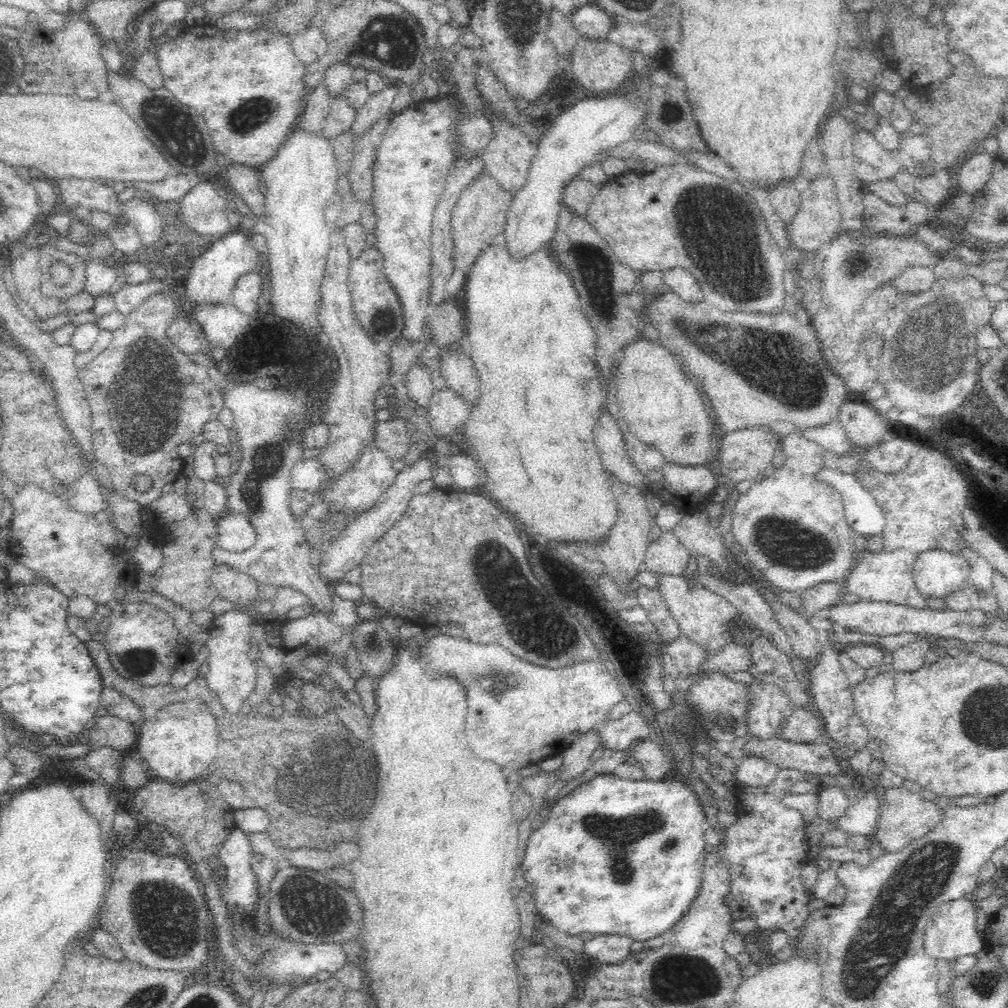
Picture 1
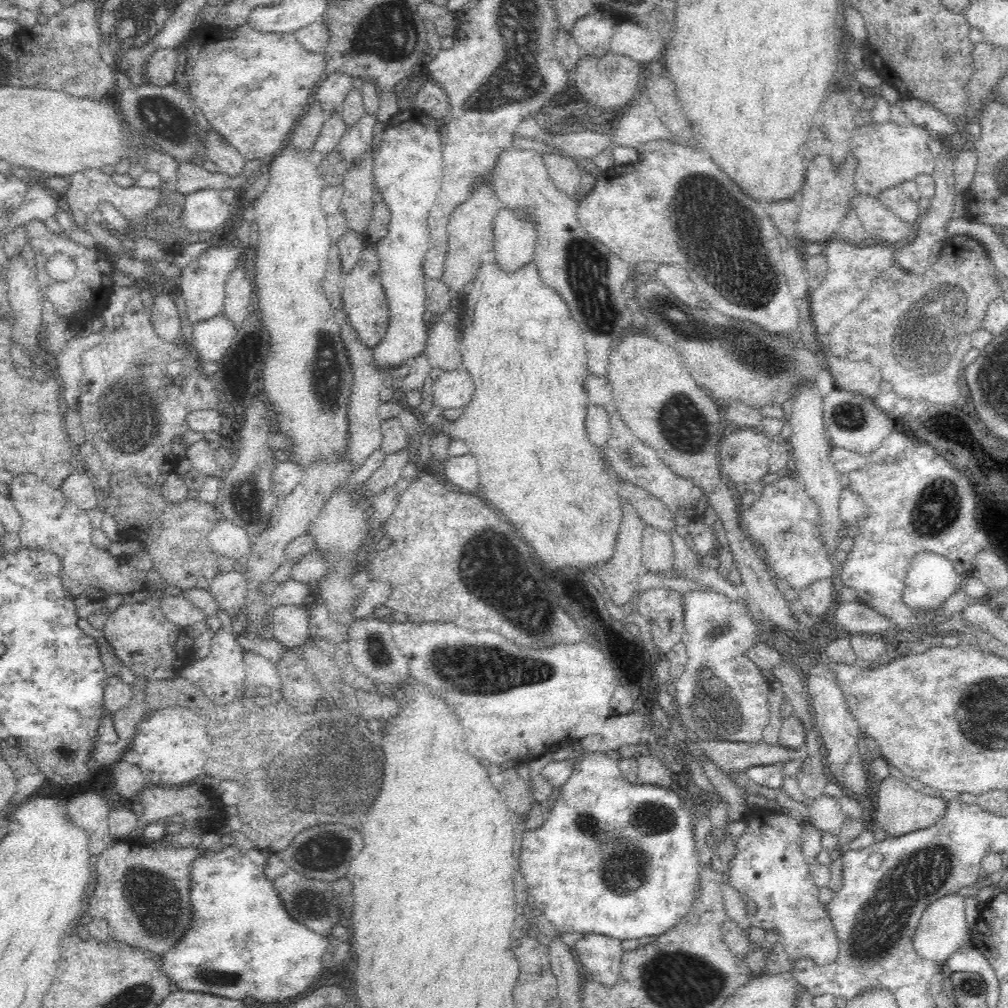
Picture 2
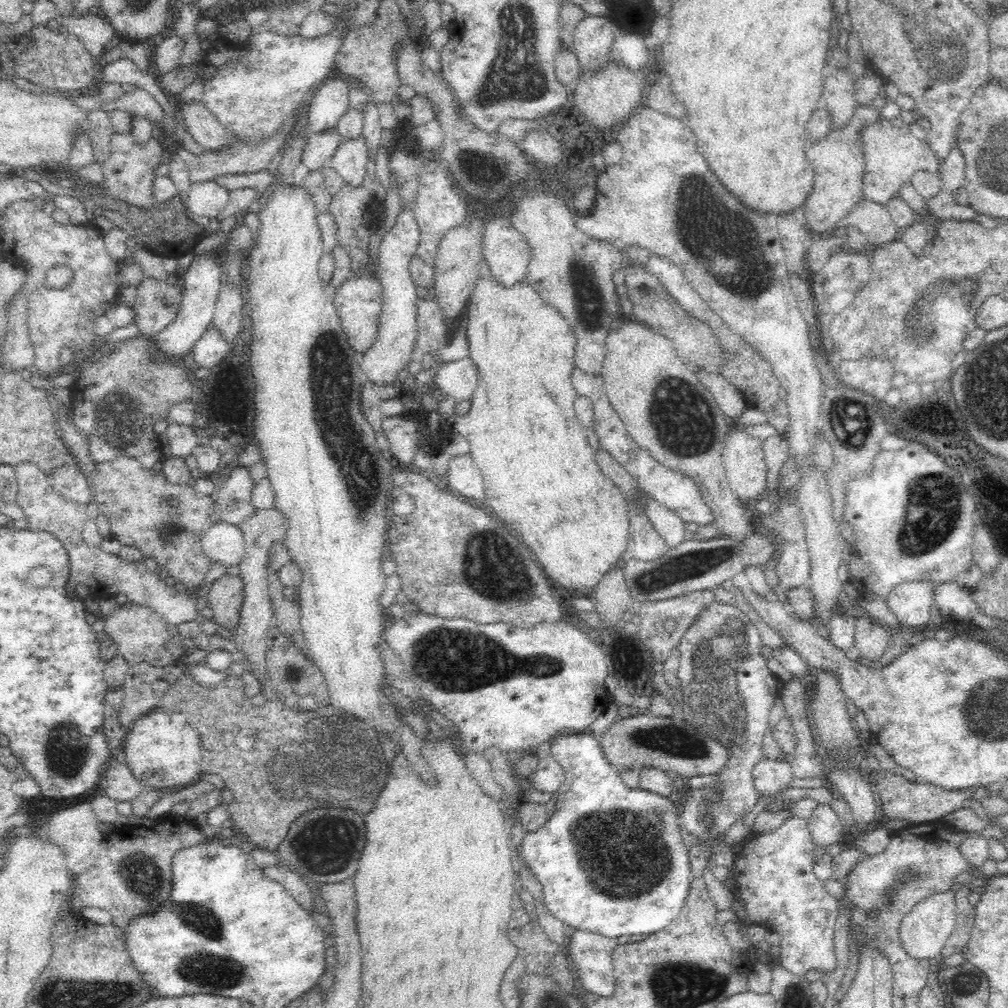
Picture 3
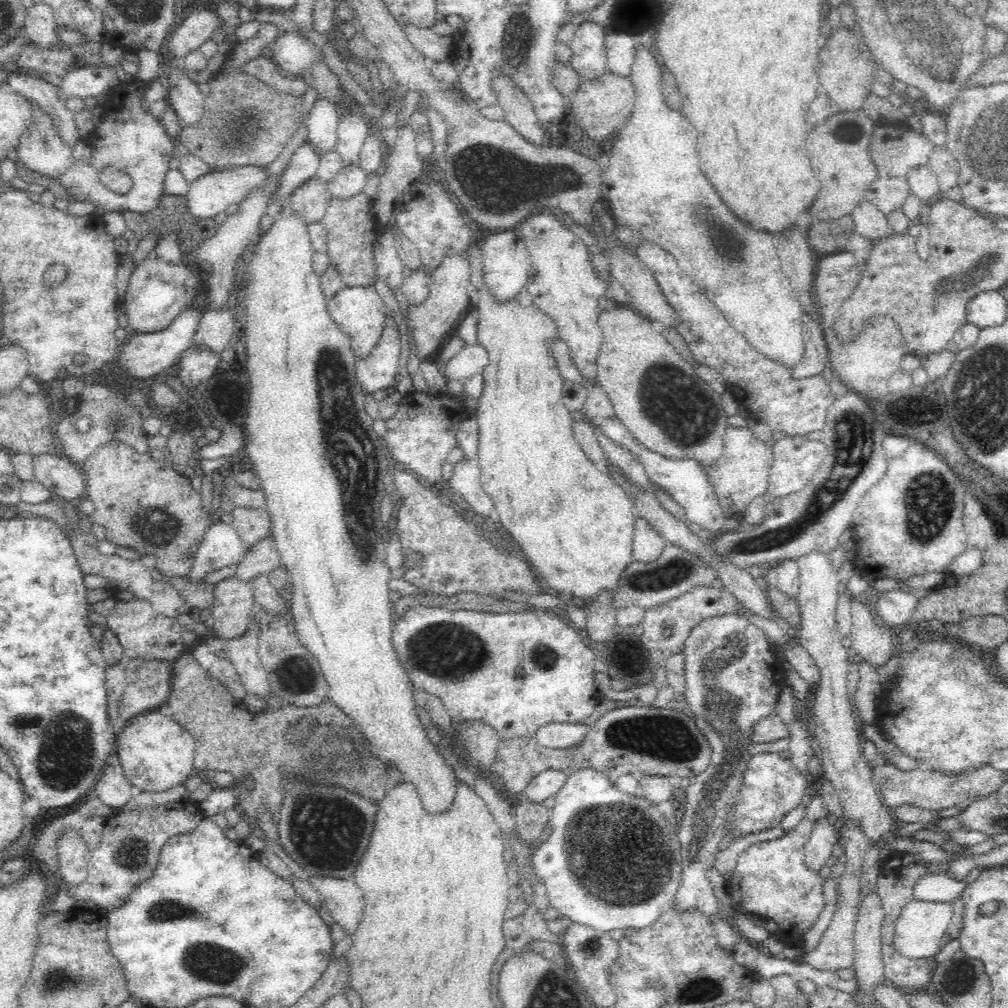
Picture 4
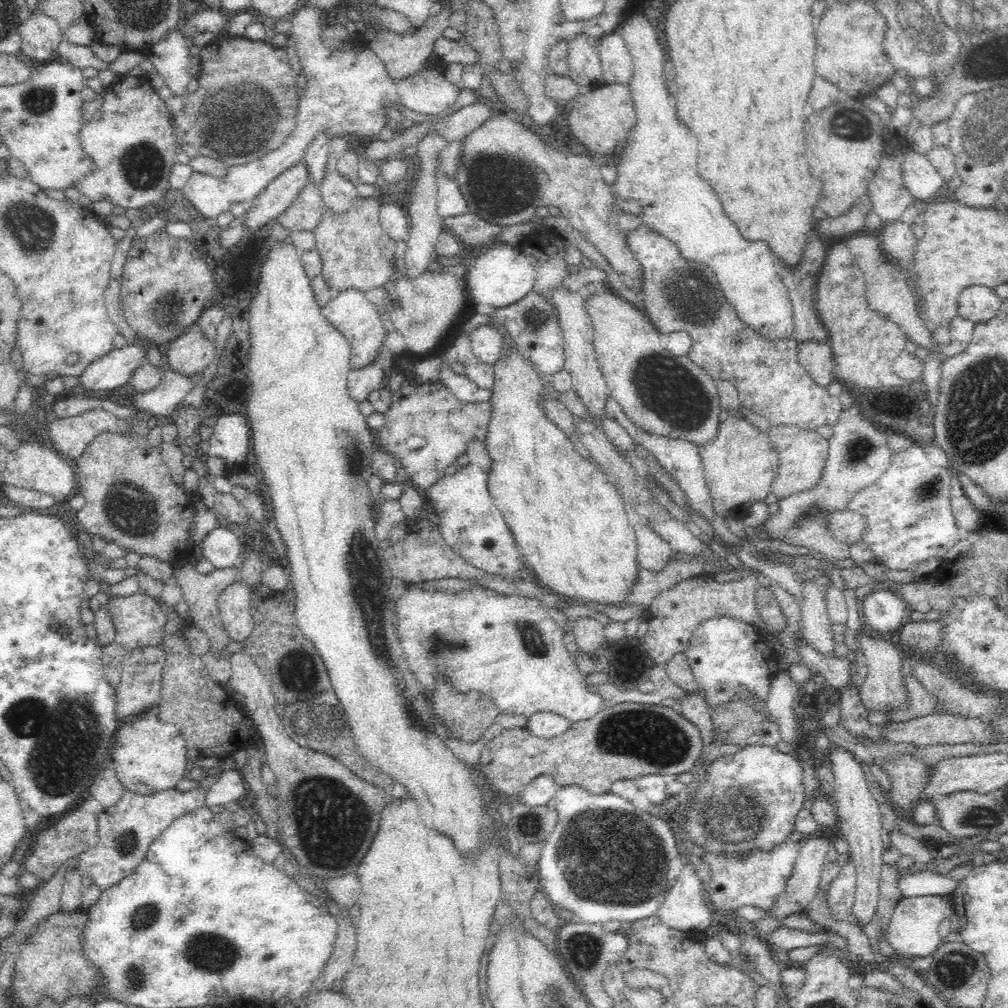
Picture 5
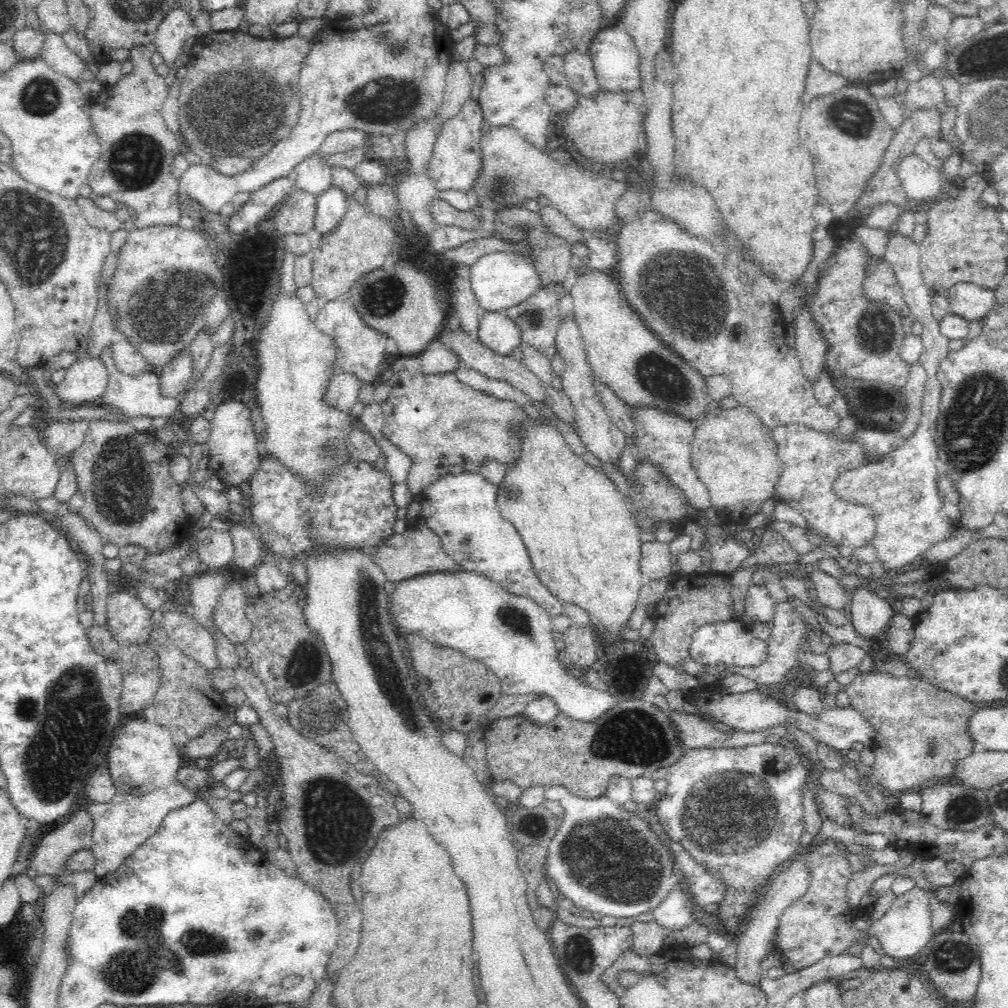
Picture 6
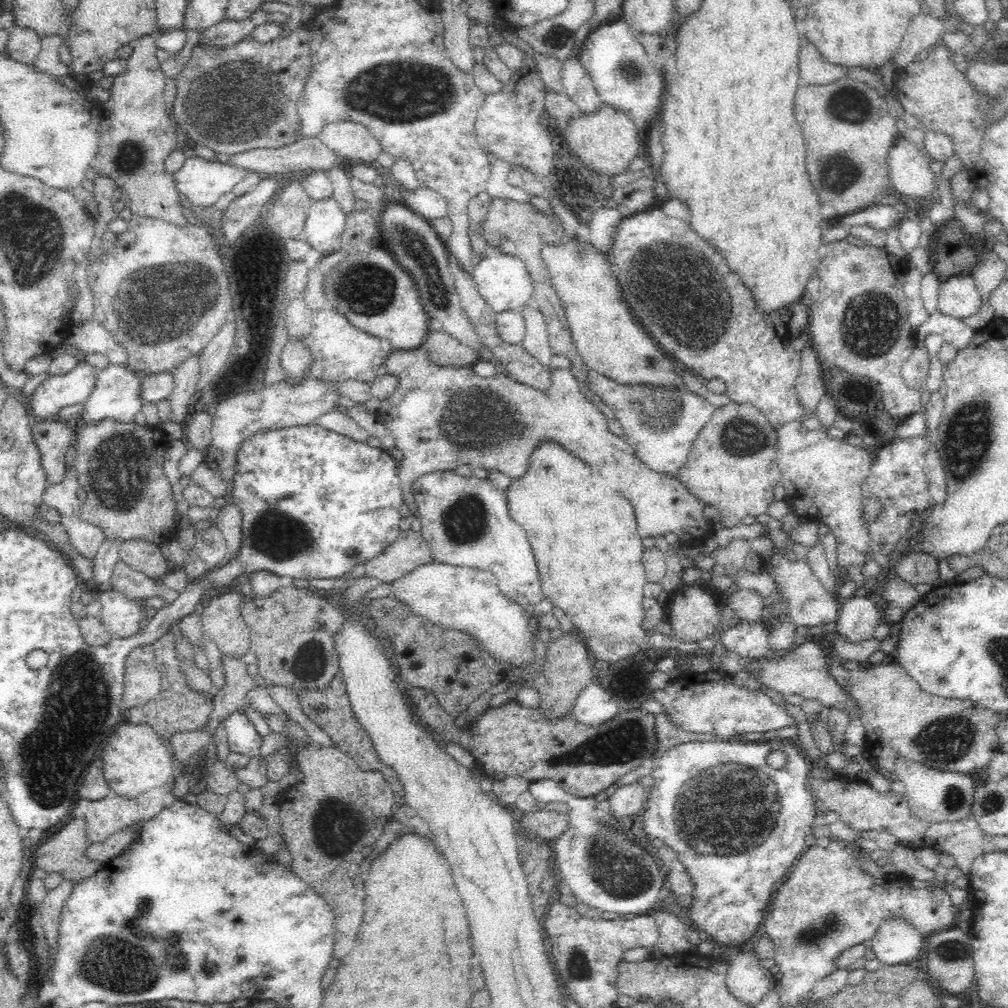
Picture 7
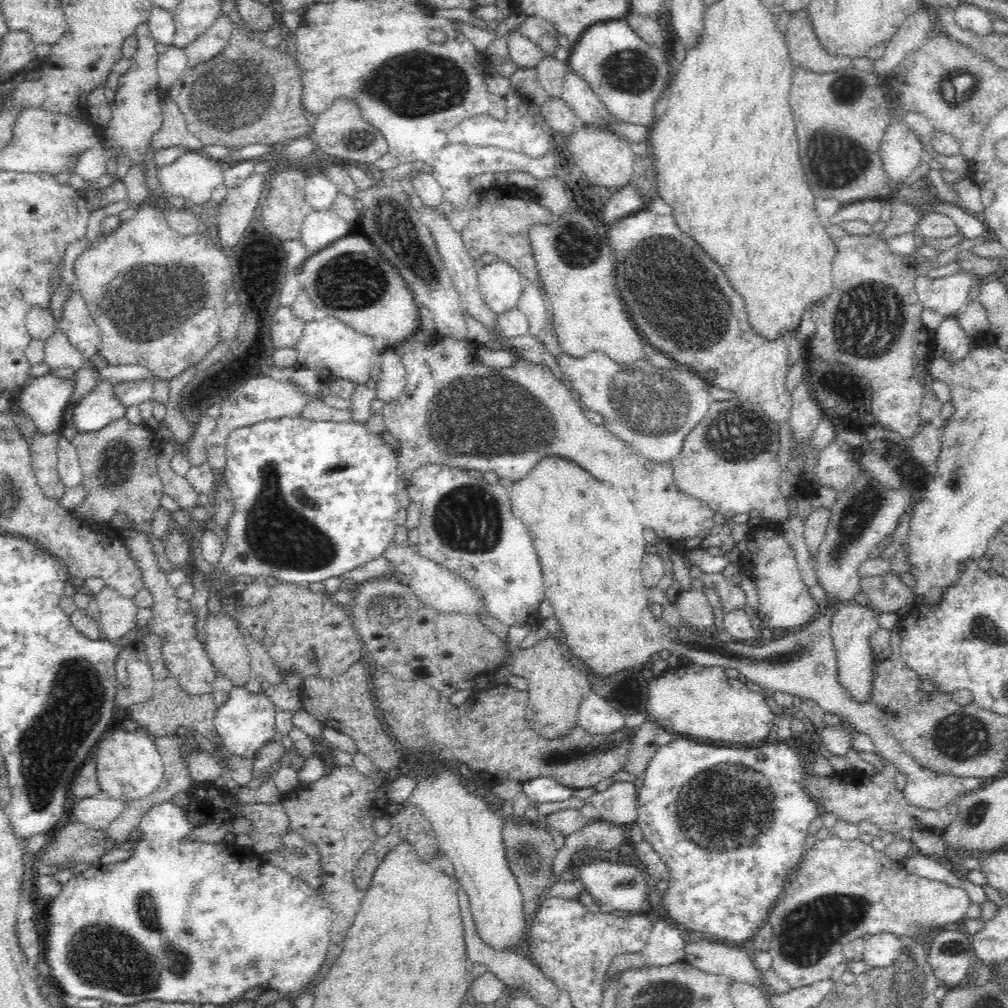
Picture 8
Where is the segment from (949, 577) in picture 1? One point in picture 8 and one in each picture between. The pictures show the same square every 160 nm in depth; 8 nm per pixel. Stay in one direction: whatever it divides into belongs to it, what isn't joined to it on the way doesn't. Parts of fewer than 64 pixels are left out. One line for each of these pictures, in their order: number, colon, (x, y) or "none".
2: (931, 579)
3: (911, 601)
4: (894, 608)
5: (883, 610)
6: (870, 614)
7: (859, 616)
8: (852, 625)

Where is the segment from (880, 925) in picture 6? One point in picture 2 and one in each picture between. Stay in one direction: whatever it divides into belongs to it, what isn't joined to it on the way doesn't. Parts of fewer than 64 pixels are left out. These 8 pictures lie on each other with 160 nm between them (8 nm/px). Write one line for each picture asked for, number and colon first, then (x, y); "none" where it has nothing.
2: (943, 929)
3: (923, 932)
4: (920, 930)
5: (913, 928)

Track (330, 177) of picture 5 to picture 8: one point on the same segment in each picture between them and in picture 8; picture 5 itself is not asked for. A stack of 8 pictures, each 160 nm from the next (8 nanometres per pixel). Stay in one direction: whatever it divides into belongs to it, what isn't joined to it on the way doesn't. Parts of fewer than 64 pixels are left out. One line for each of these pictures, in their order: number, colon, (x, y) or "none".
6: (331, 206)
7: (325, 223)
8: (319, 228)

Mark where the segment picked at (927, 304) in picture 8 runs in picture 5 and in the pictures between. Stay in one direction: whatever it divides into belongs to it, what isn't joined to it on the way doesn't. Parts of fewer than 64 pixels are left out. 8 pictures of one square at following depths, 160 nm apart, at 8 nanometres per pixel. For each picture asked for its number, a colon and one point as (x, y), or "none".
5: (978, 304)
6: (968, 300)
7: (958, 297)

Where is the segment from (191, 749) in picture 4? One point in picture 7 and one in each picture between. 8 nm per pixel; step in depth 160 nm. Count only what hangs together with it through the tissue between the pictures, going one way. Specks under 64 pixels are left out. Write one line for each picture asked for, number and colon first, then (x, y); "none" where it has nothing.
5: (150, 754)
6: (143, 757)
7: (135, 758)

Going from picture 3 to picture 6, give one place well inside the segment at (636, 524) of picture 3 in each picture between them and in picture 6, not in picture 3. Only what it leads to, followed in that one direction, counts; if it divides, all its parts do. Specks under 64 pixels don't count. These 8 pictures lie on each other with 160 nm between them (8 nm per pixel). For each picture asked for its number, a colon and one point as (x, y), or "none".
4: (648, 544)
5: (653, 553)
6: (656, 560)

